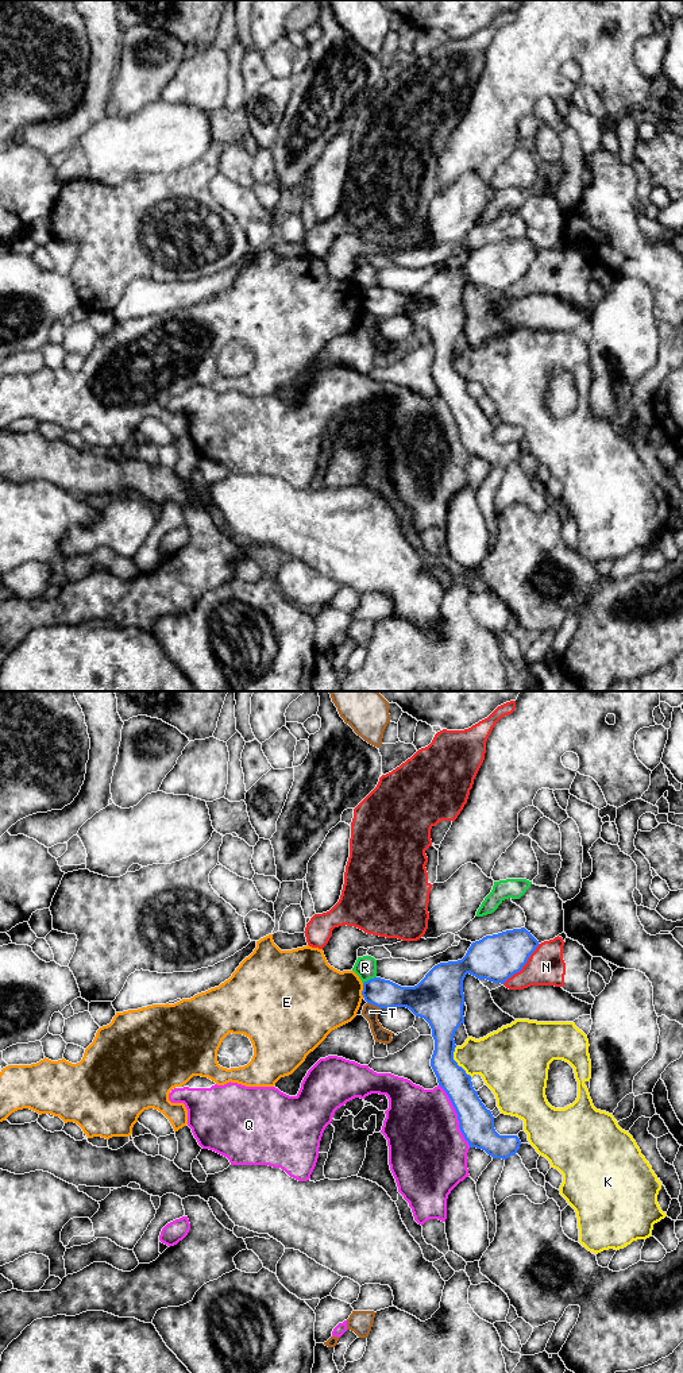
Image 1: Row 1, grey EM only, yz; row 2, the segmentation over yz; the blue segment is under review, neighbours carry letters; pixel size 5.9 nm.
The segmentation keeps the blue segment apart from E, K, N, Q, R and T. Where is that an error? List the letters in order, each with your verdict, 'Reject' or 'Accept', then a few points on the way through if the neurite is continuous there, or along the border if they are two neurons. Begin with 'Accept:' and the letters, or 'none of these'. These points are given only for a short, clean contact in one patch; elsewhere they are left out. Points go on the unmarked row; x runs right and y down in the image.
Accept: none of these
E: Reject
K: Reject
N: Reject
Q: Reject
R: Reject
T: Reject

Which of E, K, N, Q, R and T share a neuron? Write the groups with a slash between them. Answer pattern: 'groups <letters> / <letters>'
groups E / K / N / Q / R / T

